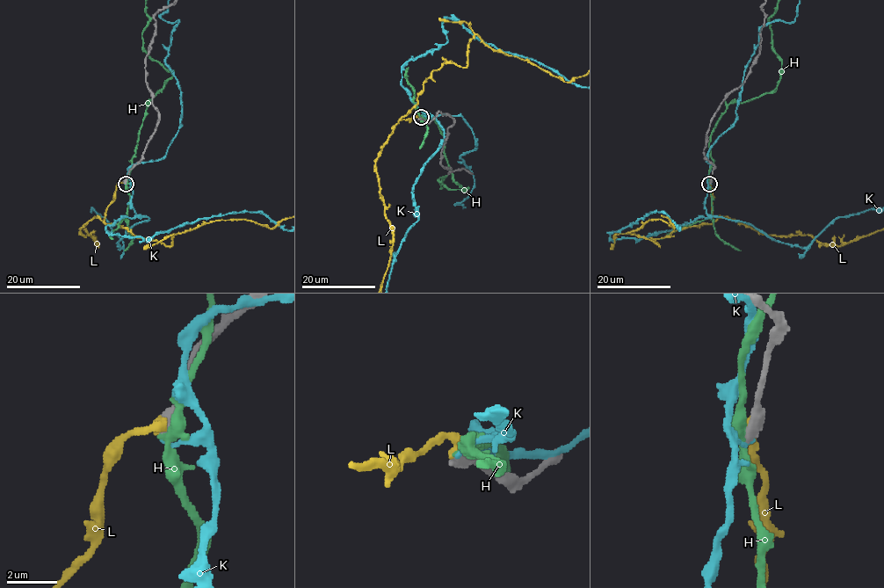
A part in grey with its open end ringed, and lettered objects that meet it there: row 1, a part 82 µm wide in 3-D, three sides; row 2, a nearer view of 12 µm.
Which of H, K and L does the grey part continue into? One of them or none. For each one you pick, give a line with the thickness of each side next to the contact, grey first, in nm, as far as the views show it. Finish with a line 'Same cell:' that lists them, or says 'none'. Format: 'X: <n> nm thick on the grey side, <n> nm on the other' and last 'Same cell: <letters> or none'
Same cell: none

